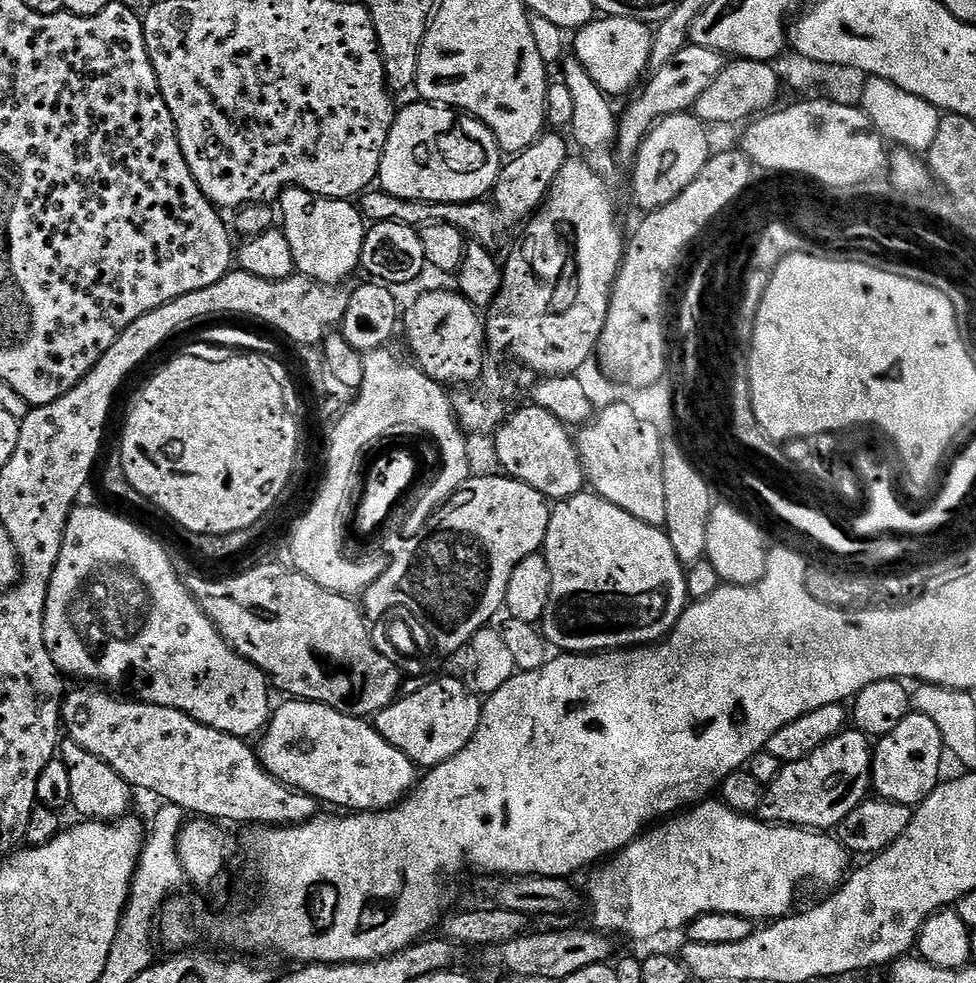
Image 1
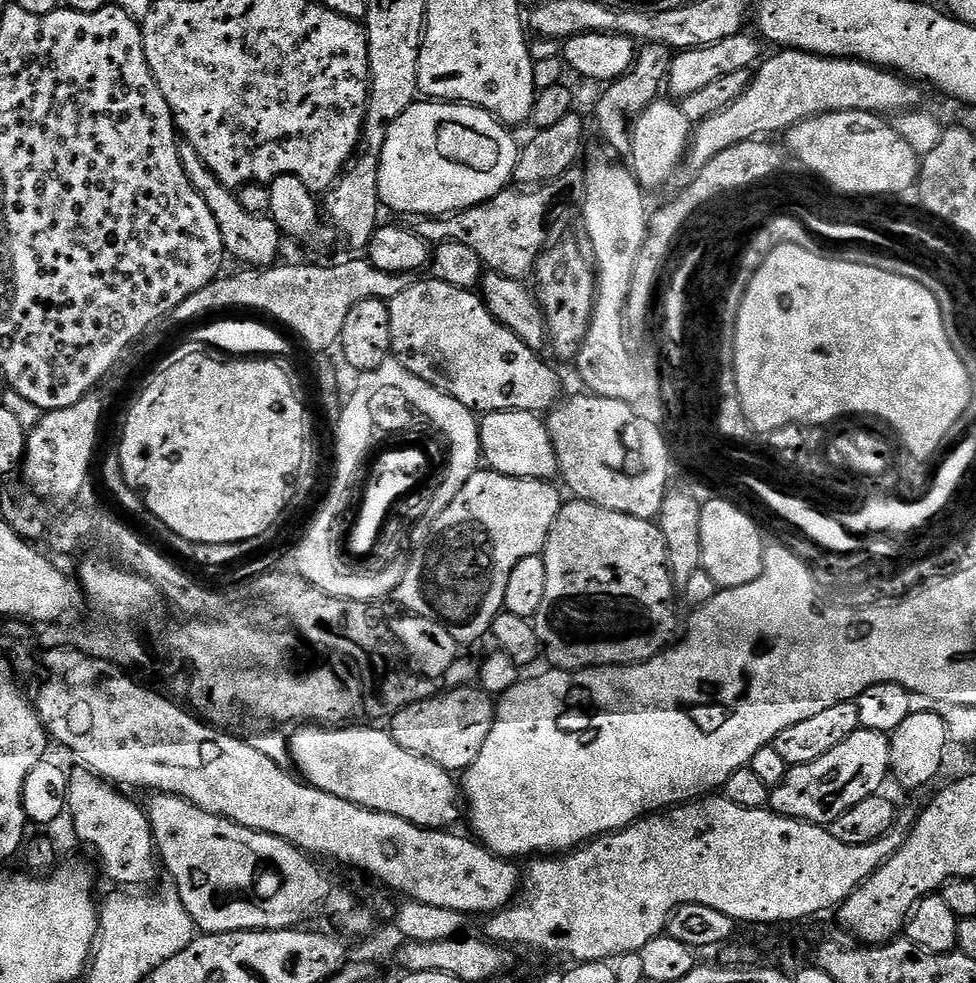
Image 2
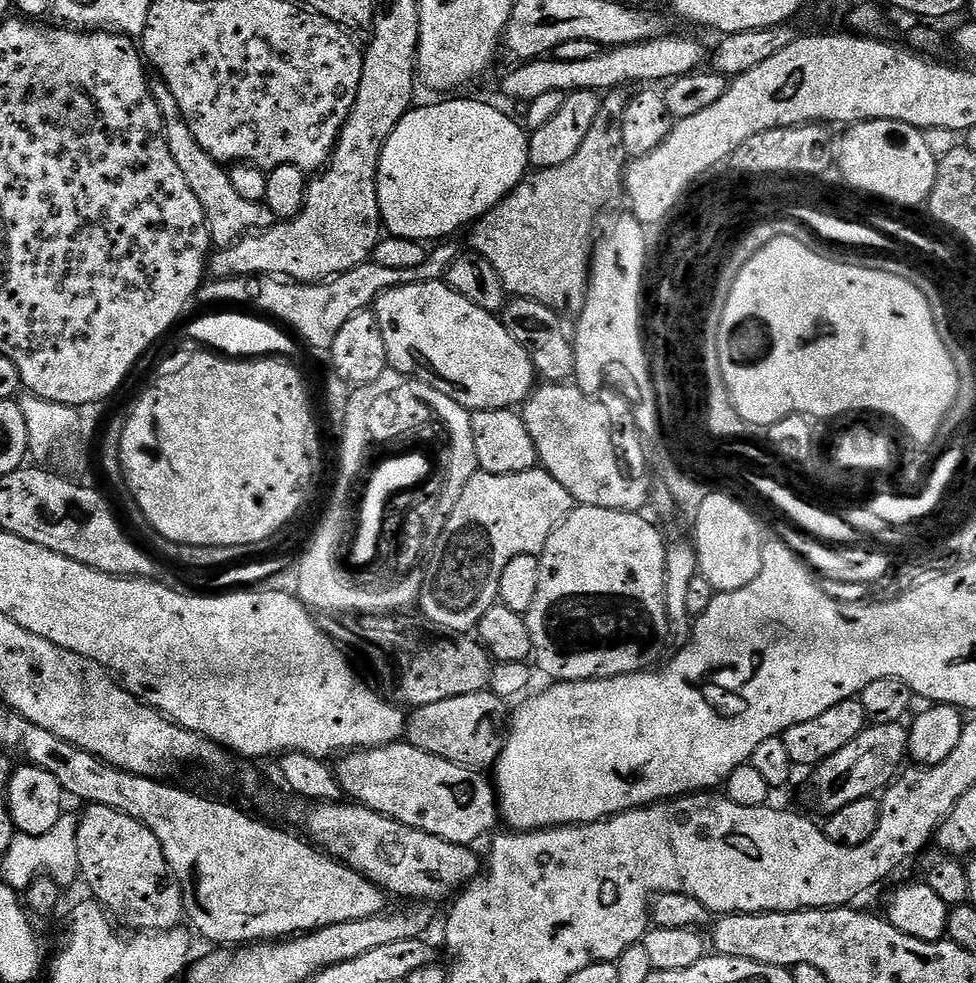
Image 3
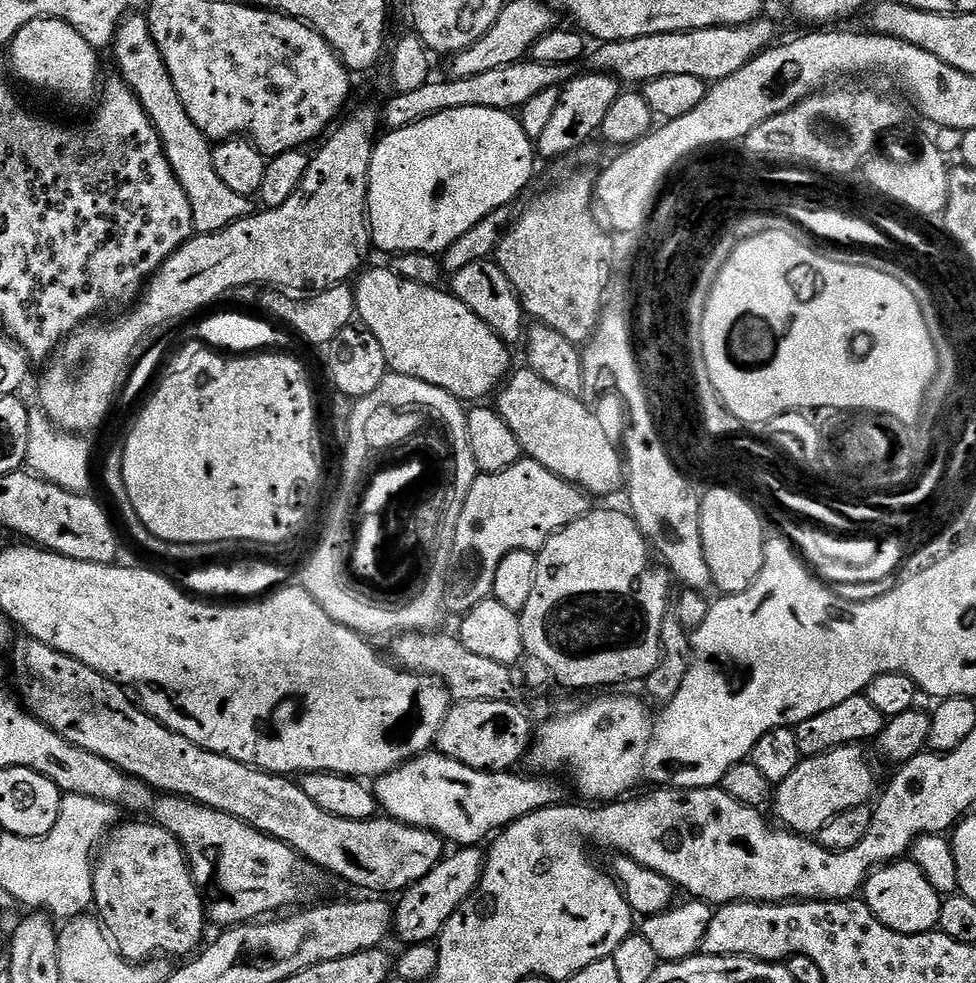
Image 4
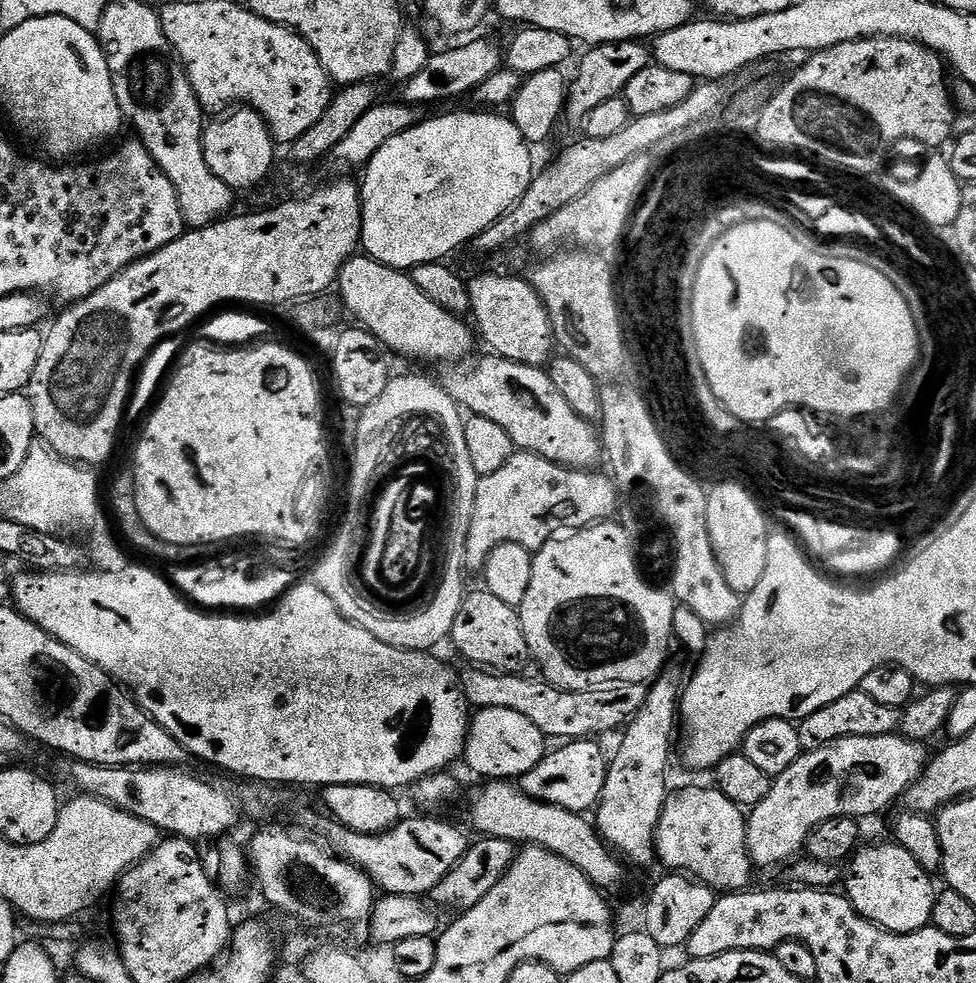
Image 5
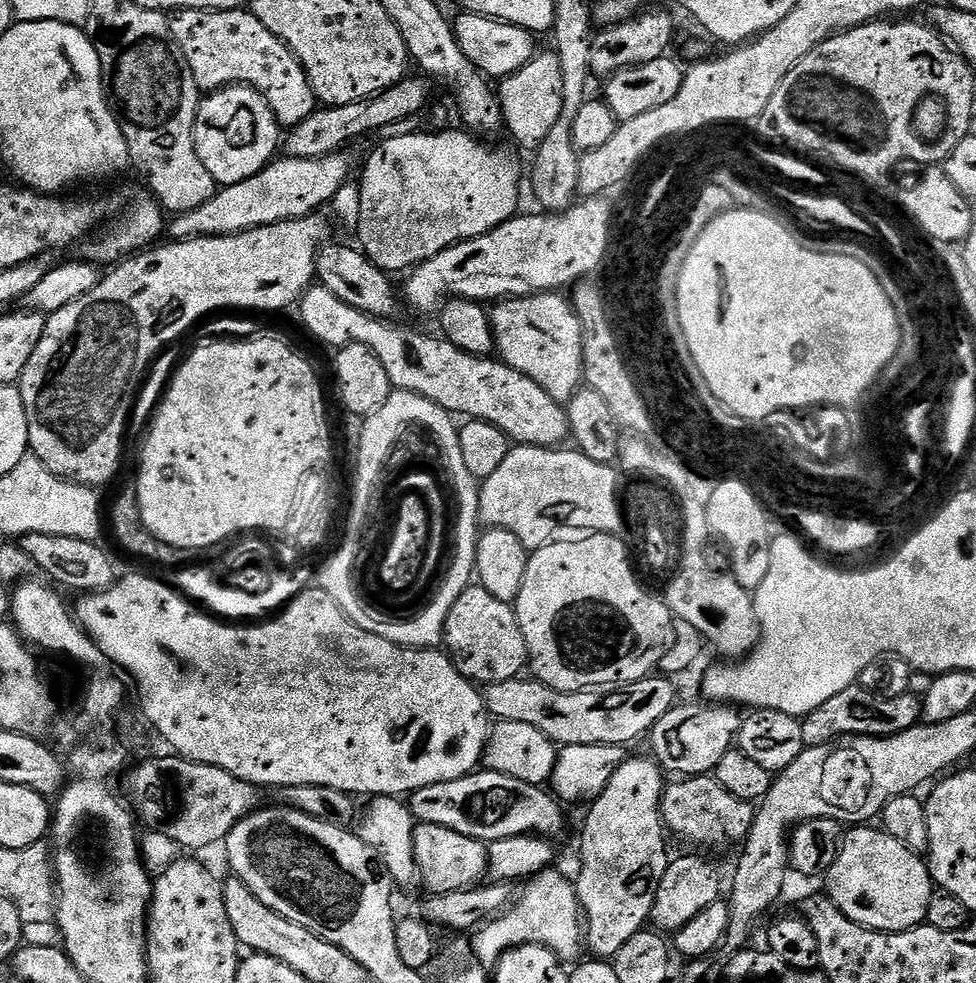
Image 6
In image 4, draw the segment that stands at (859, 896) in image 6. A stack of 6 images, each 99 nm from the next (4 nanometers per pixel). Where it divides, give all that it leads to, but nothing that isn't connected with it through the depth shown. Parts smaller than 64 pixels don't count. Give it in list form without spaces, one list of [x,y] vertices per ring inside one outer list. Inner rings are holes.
[[[901,858],[875,869],[864,882],[862,899],[887,928],[907,936],[931,932],[940,923],[942,898],[936,893],[934,886],[926,882],[922,870],[918,870],[918,866],[914,866],[908,858]]]

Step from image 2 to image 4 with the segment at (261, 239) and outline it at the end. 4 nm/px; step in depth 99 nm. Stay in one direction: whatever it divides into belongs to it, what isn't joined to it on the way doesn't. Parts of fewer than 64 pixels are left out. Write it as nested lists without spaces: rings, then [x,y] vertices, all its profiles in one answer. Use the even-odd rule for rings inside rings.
[[[133,14],[124,18],[120,29],[116,31],[115,52],[116,64],[121,72],[119,75],[125,84],[130,85],[138,102],[142,102],[142,110],[146,110],[152,125],[158,130],[166,158],[182,190],[186,190],[186,198],[190,198],[193,229],[199,235],[211,236],[212,233],[221,232],[234,222],[253,215],[253,201],[249,197],[234,194],[234,190],[230,190],[230,186],[226,186],[226,182],[218,178],[218,170],[214,170],[212,157],[213,145],[190,120],[190,114],[186,112],[186,106],[182,104],[182,98],[174,88],[174,78],[170,76],[170,70],[166,68],[166,62],[152,37],[147,15]]]

